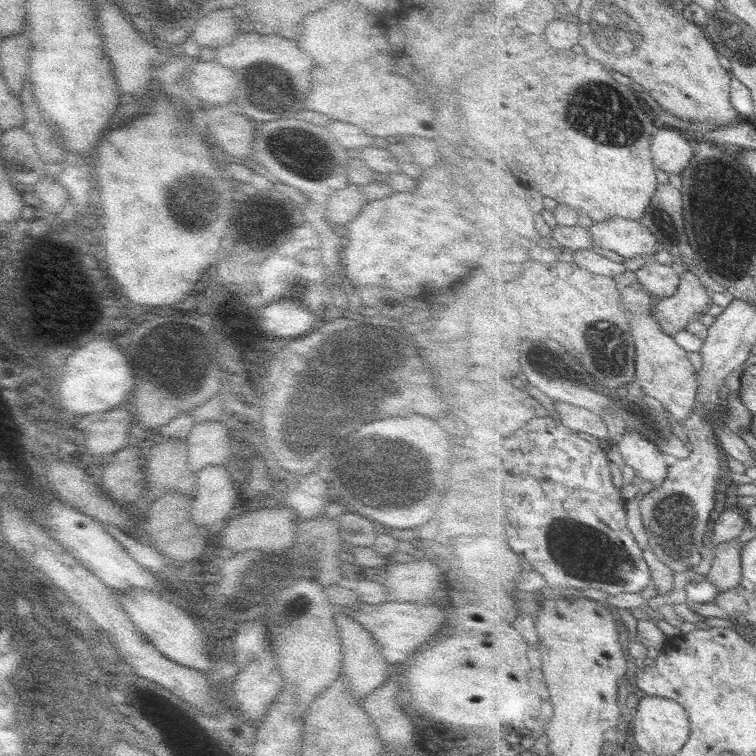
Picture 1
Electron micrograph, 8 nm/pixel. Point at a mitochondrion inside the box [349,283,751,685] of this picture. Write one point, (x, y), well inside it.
(583, 547)

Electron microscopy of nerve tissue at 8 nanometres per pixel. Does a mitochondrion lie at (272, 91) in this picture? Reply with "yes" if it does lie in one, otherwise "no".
yes

